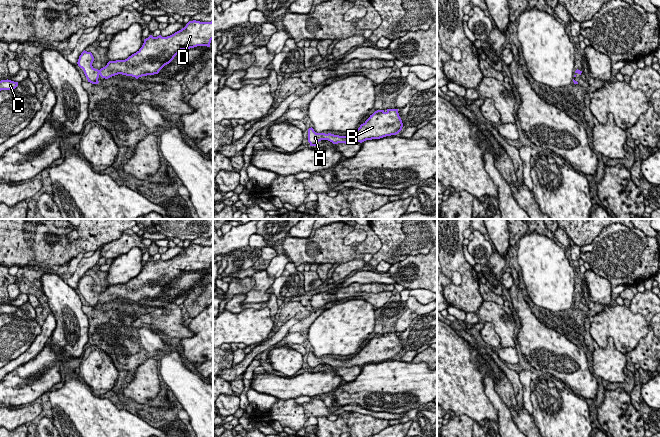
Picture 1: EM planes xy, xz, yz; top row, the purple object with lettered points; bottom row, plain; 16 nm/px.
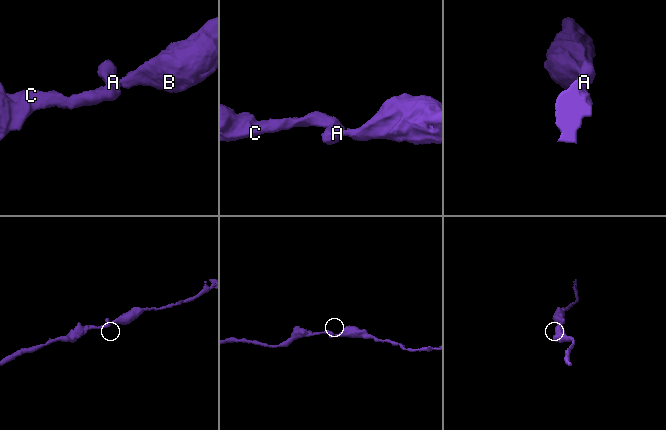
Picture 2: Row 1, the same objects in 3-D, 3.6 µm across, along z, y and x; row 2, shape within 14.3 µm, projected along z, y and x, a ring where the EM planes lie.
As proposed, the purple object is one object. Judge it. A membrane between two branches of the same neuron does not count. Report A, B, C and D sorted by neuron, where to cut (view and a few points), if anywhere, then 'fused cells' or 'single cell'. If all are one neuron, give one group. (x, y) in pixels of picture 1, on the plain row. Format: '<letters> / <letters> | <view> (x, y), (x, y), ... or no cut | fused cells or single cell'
A B C D | no cut | single cell

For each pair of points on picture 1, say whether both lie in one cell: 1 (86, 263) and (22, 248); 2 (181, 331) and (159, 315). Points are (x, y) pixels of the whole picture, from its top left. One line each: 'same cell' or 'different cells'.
1: different cells
2: same cell

